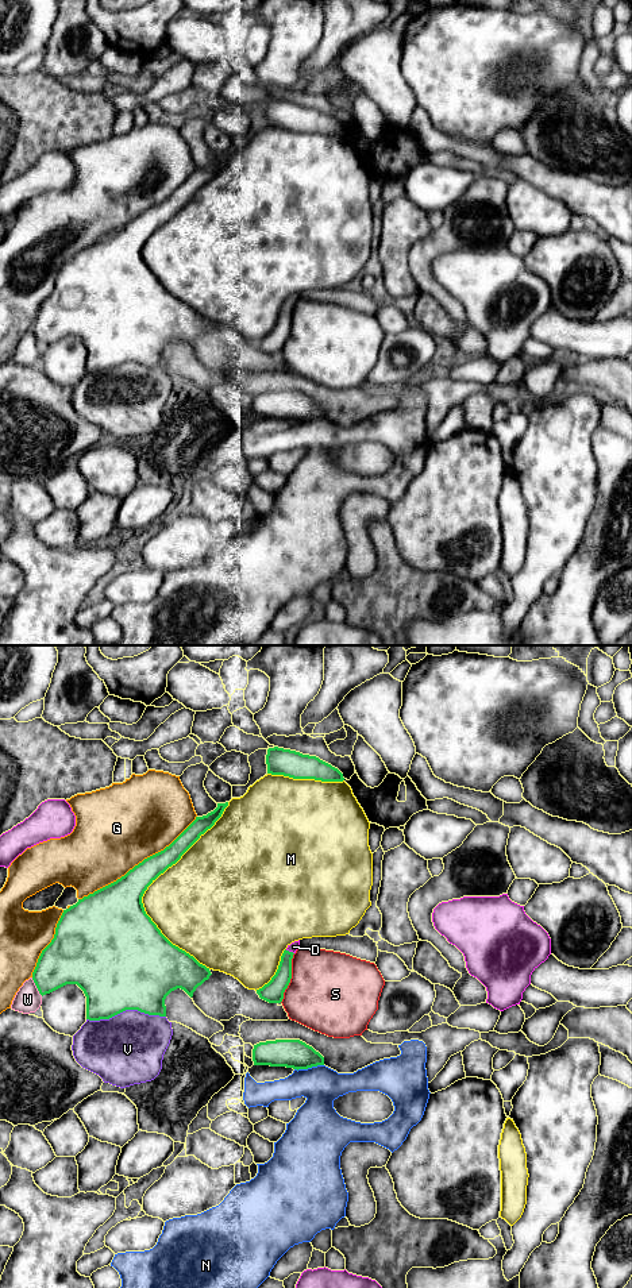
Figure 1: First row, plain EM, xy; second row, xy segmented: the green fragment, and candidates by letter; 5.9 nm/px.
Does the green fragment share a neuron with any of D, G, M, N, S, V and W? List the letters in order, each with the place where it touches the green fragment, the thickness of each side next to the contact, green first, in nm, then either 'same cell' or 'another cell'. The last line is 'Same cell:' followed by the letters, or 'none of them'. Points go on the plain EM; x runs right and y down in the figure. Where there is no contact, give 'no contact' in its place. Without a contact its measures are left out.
D: contact xy (288, 303); calibres 120 and 60 nm; another cell
G: contact xy (139, 215); calibres 240 and 500 nm; another cell
M: contact xy (146, 240); calibres 360 and 440 nm; another cell
N: contact xy (308, 419); calibres 180 and 220 nm; another cell
S: contact xy (291, 330); calibres 130 and 480 nm; another cell
V: contact xy (126, 361); calibres 500 and 420 nm; another cell
W: contact xy (37, 339); calibres 300 and 160 nm; another cell
Same cell: none of them

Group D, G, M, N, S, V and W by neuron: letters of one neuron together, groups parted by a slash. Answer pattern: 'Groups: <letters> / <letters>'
Groups: D / G / M / N / S / V / W

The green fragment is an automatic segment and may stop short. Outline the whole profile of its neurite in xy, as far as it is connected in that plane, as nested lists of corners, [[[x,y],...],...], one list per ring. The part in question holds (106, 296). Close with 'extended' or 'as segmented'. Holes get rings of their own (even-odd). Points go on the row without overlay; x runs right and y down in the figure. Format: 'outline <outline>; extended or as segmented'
outline [[[217,155],[217,159],[196,171],[163,203],[144,211],[130,221],[116,234],[78,251],[78,254],[63,262],[51,294],[42,302],[36,319],[32,324],[32,332],[43,348],[66,336],[77,336],[86,348],[86,371],[109,371],[126,362],[138,362],[149,367],[166,369],[166,348],[177,342],[184,342],[190,350],[199,338],[212,327],[209,320],[200,316],[193,308],[173,297],[146,266],[142,248],[147,239],[169,219],[176,216],[181,208],[211,181],[221,169],[226,155]]]; as segmented

